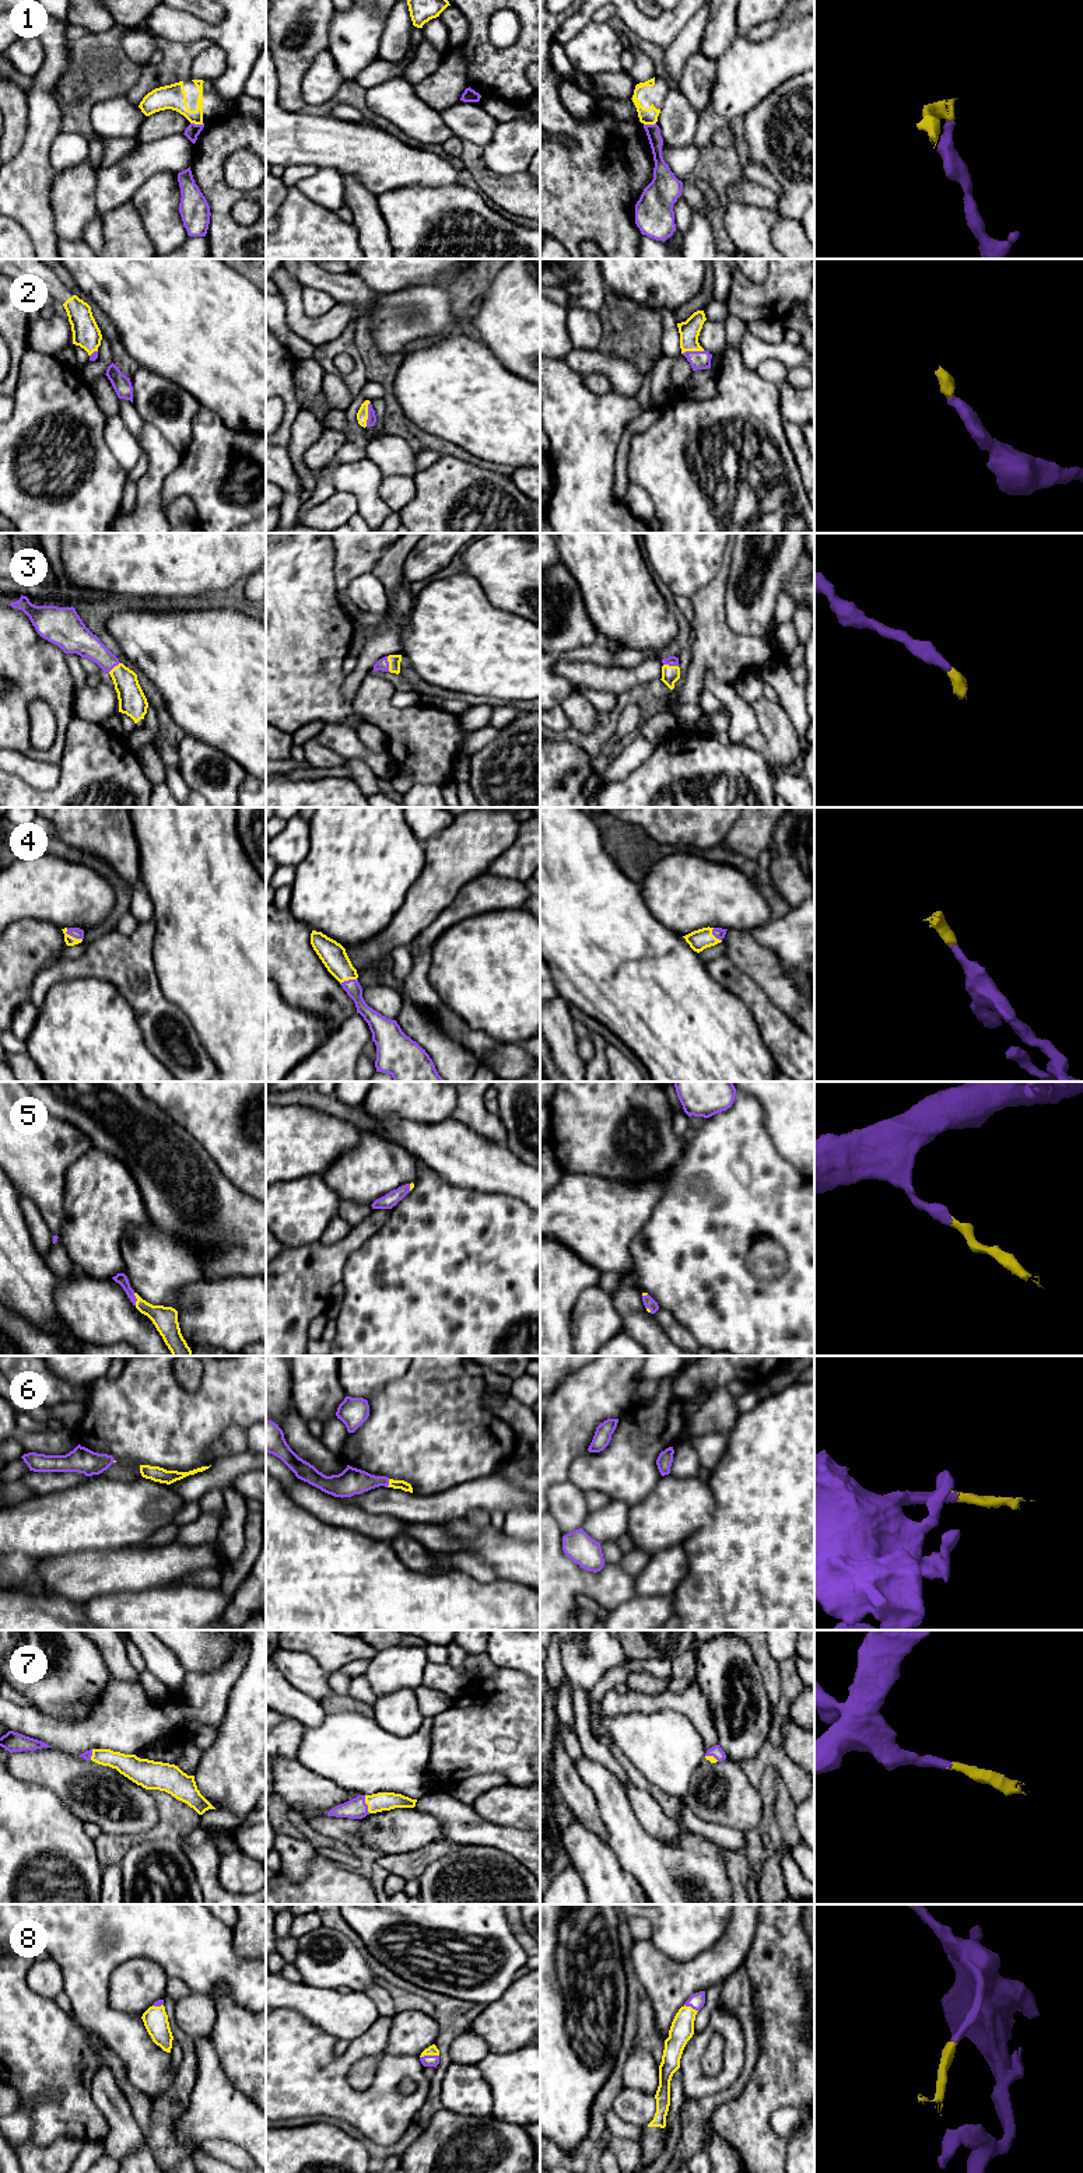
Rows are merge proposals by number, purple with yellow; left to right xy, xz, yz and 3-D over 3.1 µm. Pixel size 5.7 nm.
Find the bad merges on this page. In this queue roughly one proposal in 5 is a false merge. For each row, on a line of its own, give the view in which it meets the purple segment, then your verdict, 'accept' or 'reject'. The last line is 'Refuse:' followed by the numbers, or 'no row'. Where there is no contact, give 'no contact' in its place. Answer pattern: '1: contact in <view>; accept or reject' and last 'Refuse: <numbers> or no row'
1: contact in xy; reject
2: contact in xz; accept
3: contact in xz; accept
4: contact in xy; accept
5: contact in xy; accept
6: contact in xz; accept
7: contact in xz; accept
8: contact in xz; accept
Refuse: 1

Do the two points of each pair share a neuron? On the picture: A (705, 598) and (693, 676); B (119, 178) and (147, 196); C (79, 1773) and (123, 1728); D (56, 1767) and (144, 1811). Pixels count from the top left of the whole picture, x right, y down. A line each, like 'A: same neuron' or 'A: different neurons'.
A: same neuron
B: different neurons
C: different neurons
D: same neuron

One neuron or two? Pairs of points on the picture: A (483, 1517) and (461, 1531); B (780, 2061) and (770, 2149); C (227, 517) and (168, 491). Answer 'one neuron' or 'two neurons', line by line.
A: two neurons
B: one neuron
C: one neuron

